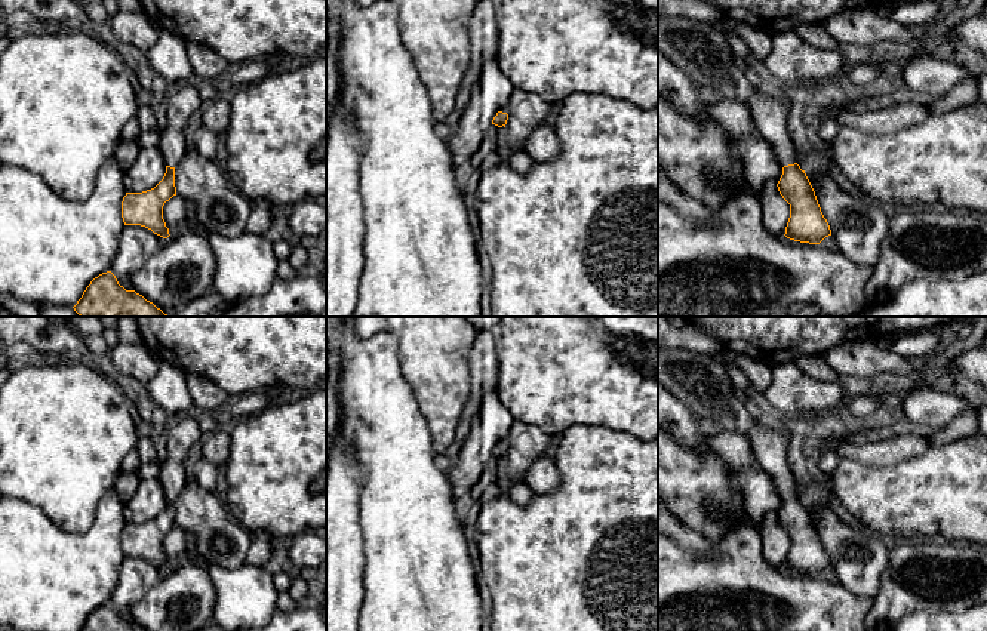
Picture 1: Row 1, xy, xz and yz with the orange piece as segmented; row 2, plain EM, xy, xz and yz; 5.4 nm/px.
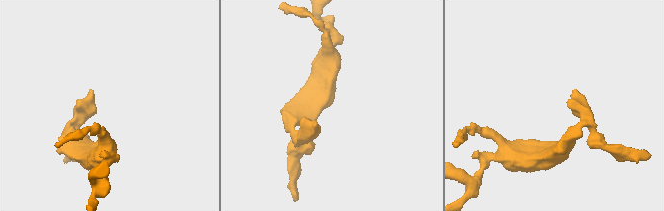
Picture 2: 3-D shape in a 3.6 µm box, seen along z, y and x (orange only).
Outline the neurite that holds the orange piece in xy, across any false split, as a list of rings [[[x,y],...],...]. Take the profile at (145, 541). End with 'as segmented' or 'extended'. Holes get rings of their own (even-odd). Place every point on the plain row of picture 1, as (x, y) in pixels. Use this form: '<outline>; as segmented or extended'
[[[194,413],[182,418],[167,431],[167,458],[160,467],[159,474],[164,489],[166,505],[151,521],[126,524],[122,533],[124,557],[145,558],[163,570],[170,567],[163,551],[163,538],[176,527],[175,499],[184,490],[188,478],[185,461],[199,446],[200,440],[202,431]]]; extended

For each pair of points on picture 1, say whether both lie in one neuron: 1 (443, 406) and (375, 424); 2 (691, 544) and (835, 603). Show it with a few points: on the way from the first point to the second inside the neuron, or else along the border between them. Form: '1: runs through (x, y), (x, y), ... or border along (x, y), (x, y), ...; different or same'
1: border along (406, 379), (433, 445); different
2: border along (722, 541), (710, 556), (700, 556), (679, 545); different

